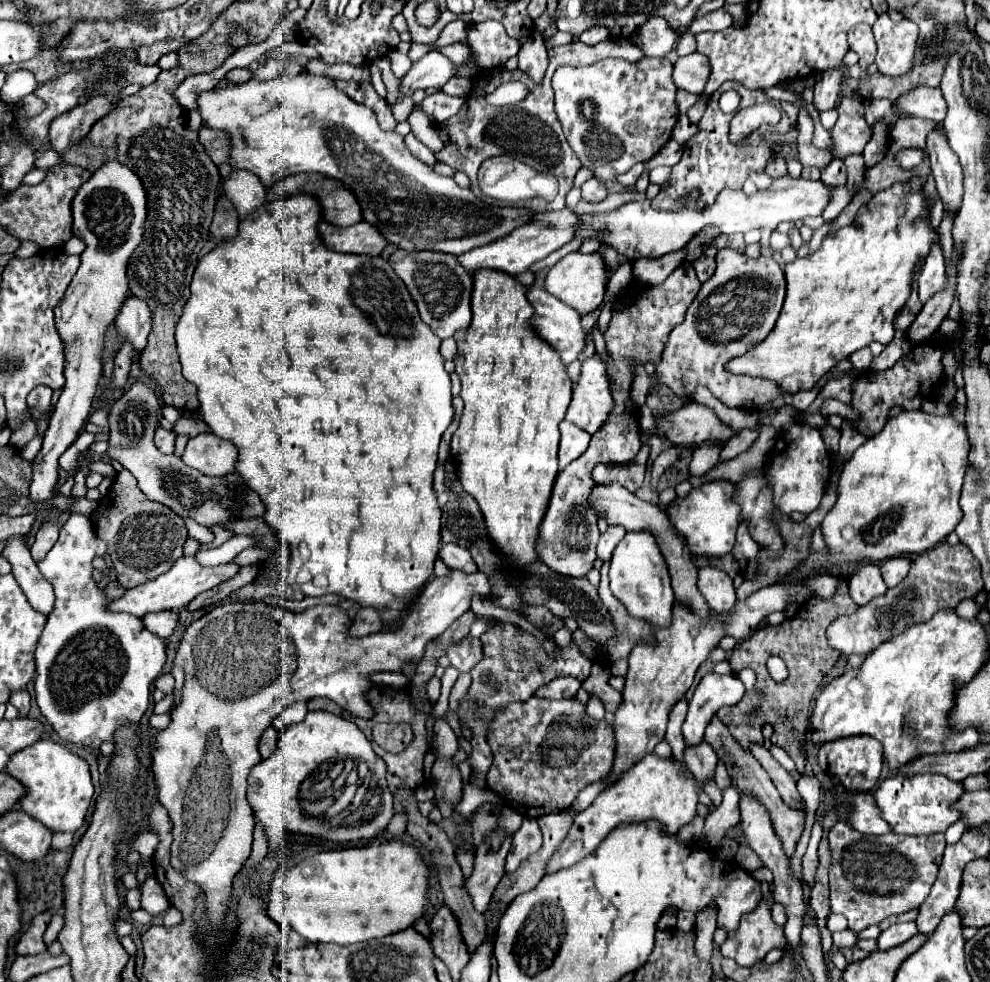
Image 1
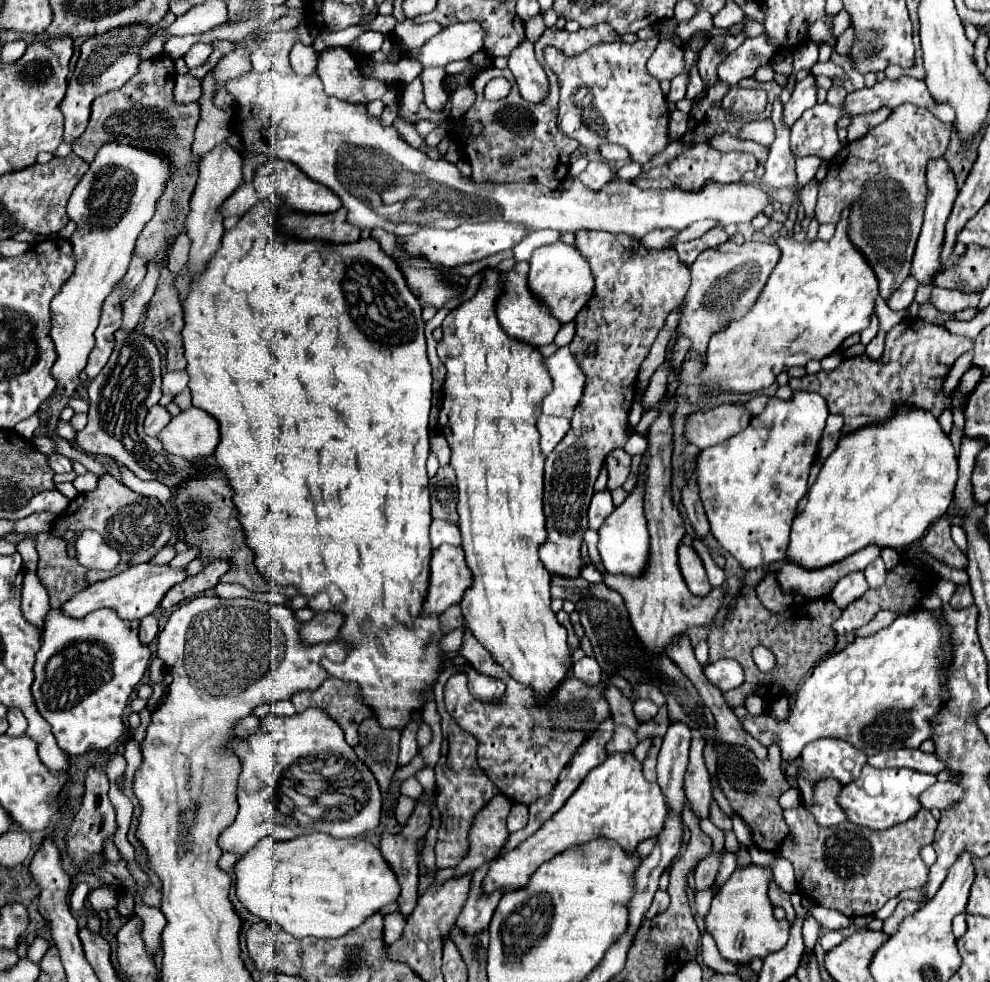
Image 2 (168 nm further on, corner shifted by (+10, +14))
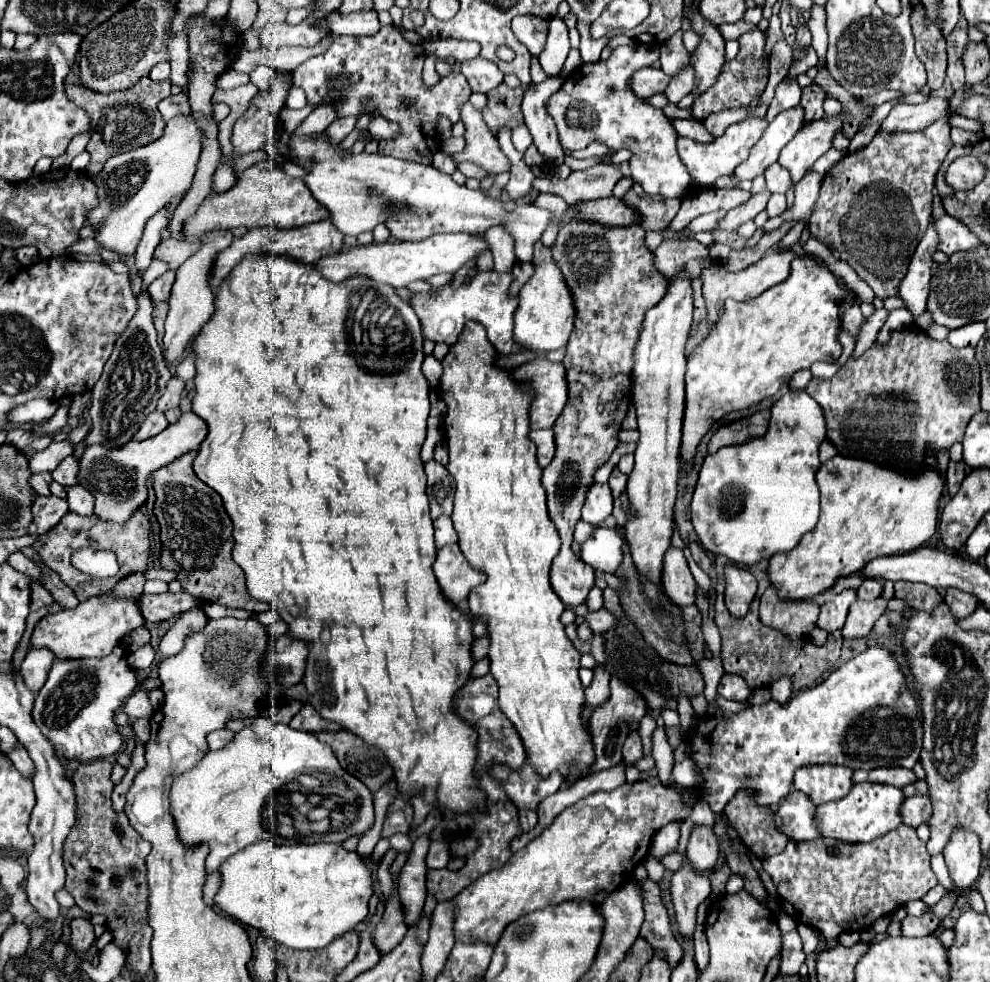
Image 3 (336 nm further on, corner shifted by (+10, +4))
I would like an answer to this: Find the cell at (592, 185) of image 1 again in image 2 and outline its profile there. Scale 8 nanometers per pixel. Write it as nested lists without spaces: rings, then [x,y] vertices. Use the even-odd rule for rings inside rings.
[[[590,161],[588,167],[580,173],[582,183],[584,183],[586,187],[594,189],[594,191],[602,189],[612,177],[614,177],[614,173],[612,173],[612,169],[608,167],[606,161]]]

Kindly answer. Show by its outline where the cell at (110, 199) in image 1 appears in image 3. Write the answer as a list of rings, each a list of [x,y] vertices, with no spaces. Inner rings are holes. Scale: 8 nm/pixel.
[[[180,115],[166,123],[162,139],[138,147],[106,161],[104,169],[94,177],[98,187],[98,207],[86,215],[86,225],[96,227],[96,241],[120,257],[132,257],[140,243],[144,225],[174,195],[186,191],[192,183],[200,157],[200,137],[192,115]]]

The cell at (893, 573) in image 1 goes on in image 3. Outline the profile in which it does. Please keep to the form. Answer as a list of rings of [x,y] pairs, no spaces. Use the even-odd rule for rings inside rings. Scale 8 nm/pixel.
[[[864,579],[864,583],[858,587],[858,599],[872,601],[882,595],[882,583],[876,579]]]

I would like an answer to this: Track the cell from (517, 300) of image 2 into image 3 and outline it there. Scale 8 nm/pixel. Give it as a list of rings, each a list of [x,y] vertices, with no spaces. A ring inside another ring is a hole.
[[[486,271],[472,277],[468,285],[462,285],[458,289],[444,289],[436,297],[432,293],[416,293],[412,299],[412,307],[420,317],[422,333],[426,339],[438,343],[456,343],[458,335],[462,333],[462,327],[466,321],[474,319],[486,327],[490,343],[496,347],[502,355],[512,355],[526,351],[518,343],[514,343],[512,331],[514,331],[514,313],[518,307],[518,295],[510,295],[510,283],[512,273],[498,273],[498,271]]]

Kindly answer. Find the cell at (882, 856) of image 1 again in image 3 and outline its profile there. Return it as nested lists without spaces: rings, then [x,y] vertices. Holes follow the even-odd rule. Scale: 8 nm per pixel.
[[[900,825],[898,829],[870,843],[842,843],[840,839],[824,839],[824,837],[794,843],[790,839],[780,855],[764,859],[762,869],[772,875],[778,893],[782,897],[784,911],[796,923],[816,927],[826,937],[828,947],[836,945],[836,937],[840,933],[868,929],[878,917],[890,915],[896,907],[902,907],[906,901],[922,899],[938,883],[930,867],[930,853],[926,851],[926,843],[918,839],[914,827],[906,825]]]

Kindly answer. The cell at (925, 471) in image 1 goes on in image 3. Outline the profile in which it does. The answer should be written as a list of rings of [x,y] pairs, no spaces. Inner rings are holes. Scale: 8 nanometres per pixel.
[[[836,455],[826,461],[818,473],[816,481],[820,487],[820,519],[812,531],[802,535],[798,547],[788,553],[774,555],[770,559],[768,575],[776,585],[778,595],[788,599],[808,599],[824,589],[832,587],[838,577],[852,575],[860,571],[870,559],[880,555],[898,555],[908,553],[922,547],[934,533],[938,525],[938,509],[944,491],[944,475],[938,471],[936,459],[930,459],[930,467],[918,473],[900,473],[892,467],[882,467],[880,463],[870,463],[868,459],[850,459],[844,455]]]

